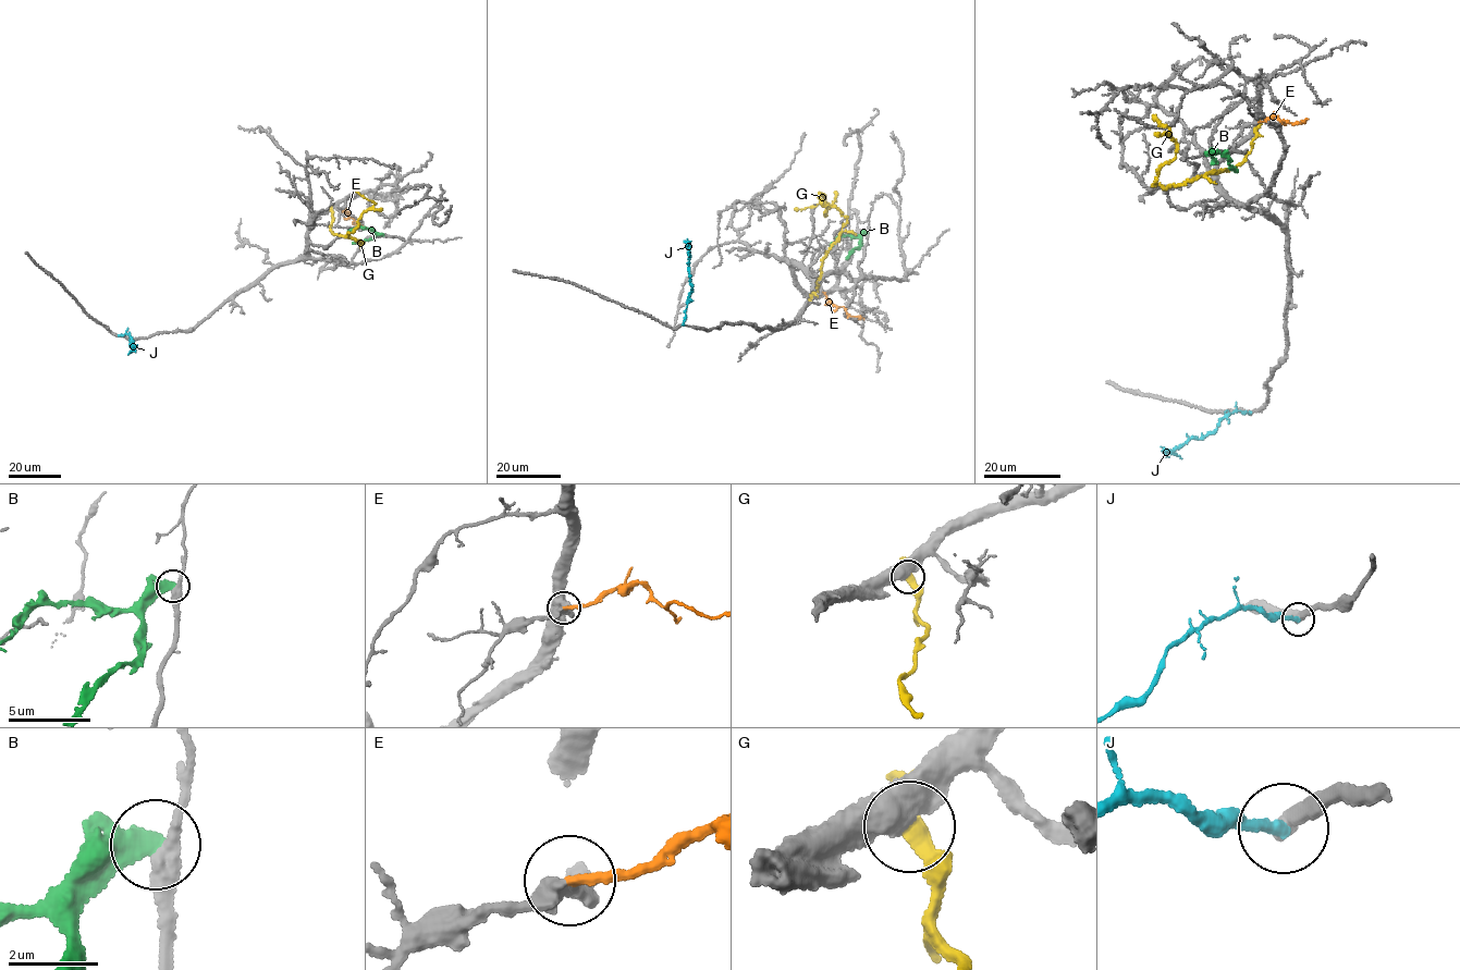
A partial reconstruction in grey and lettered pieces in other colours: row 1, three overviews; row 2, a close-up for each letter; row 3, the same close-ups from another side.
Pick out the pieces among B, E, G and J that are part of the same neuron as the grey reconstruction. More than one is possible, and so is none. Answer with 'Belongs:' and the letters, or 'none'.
Belongs: E

